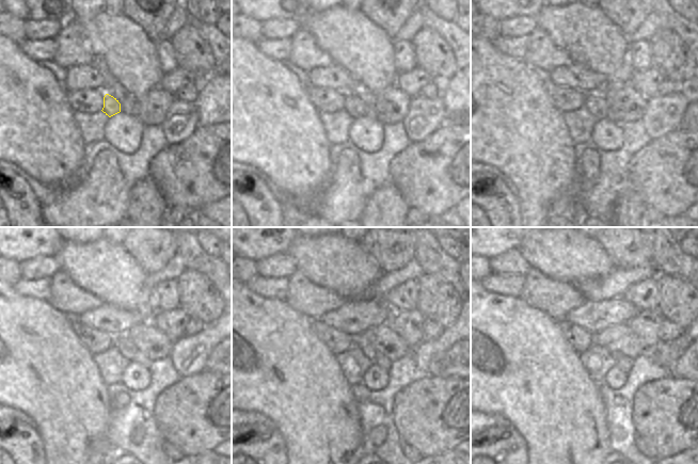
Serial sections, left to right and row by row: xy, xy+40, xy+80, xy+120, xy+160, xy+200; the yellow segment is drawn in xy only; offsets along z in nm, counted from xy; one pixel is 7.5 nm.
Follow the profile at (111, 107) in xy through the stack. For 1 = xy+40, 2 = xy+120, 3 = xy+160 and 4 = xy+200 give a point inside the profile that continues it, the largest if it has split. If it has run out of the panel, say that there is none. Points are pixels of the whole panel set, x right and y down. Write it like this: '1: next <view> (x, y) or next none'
1: next xy+40 (357, 105)
2: next xy+120 (122, 342)
3: next xy+160 (368, 351)
4: next xy+200 (624, 363)

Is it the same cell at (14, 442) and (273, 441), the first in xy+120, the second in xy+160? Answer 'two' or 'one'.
one

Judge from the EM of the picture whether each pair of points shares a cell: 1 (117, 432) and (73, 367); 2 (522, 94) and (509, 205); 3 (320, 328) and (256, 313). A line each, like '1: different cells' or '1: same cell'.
1: different cells
2: different cells
3: different cells

